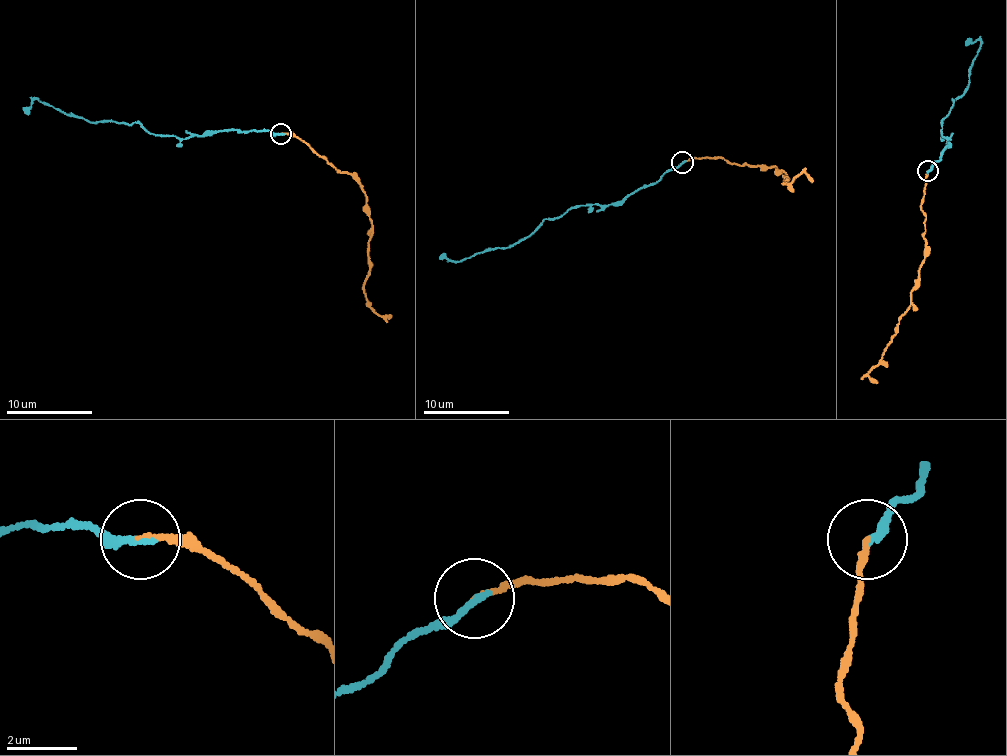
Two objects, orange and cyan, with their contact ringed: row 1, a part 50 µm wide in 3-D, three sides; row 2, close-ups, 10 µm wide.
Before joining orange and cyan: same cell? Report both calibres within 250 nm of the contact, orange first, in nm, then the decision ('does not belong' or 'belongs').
calibres 120 and 200 nm; does not belong

